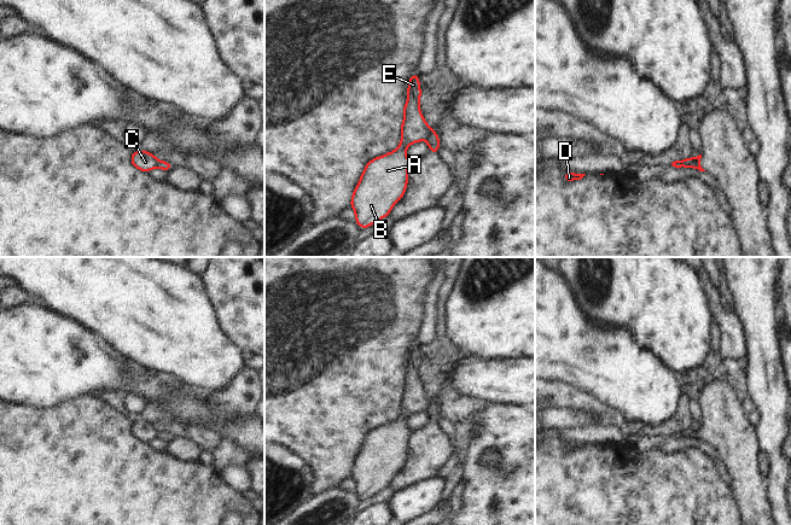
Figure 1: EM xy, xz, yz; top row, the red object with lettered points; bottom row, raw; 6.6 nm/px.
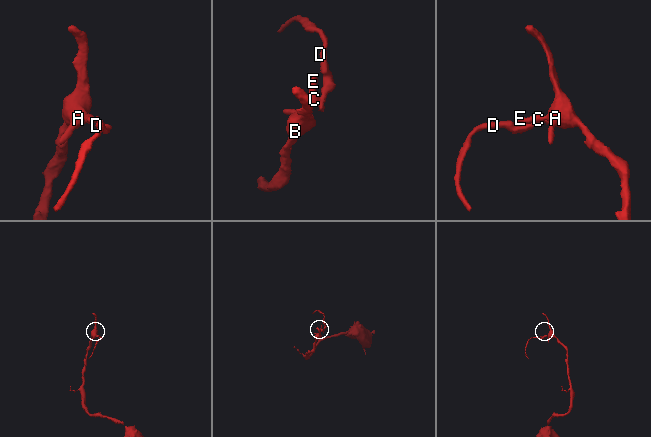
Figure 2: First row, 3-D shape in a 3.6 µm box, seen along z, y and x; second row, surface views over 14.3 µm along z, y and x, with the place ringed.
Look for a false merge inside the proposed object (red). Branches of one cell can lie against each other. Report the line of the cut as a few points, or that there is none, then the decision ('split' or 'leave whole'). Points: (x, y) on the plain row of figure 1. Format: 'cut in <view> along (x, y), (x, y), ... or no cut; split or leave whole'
cut in xz along (430, 397), (429, 406), (425, 409); split

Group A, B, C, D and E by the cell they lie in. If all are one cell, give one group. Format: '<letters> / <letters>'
A B C E / D

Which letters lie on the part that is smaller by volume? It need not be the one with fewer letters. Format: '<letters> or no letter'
D

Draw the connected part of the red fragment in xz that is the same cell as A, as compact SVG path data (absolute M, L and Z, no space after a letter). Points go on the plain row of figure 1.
M417 343L408 350L407 366L400 416L371 430L353 462L350 478L354 479L355 492L361 500L390 485L392 477L403 467L412 432L406 425L406 419L429 407L430 397L419 379L421 361Z

